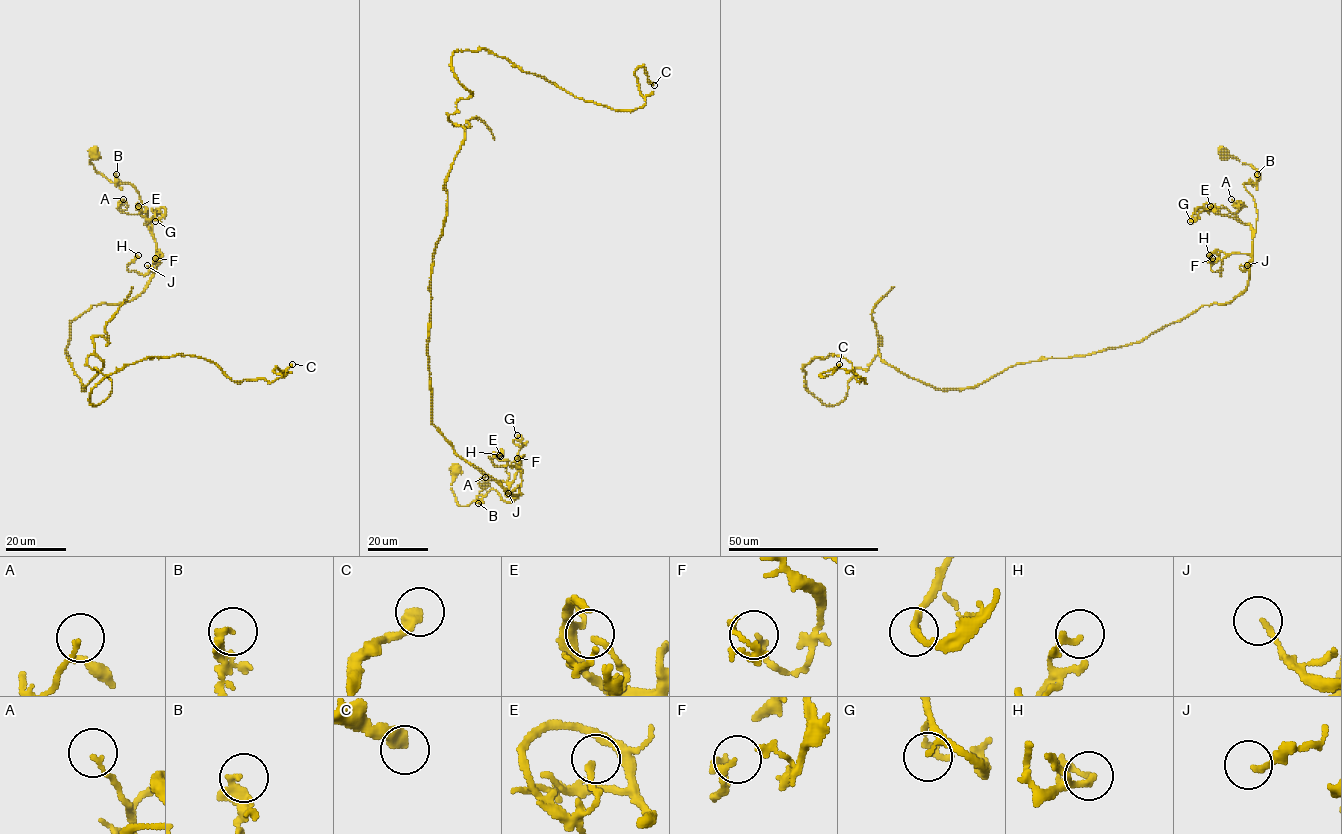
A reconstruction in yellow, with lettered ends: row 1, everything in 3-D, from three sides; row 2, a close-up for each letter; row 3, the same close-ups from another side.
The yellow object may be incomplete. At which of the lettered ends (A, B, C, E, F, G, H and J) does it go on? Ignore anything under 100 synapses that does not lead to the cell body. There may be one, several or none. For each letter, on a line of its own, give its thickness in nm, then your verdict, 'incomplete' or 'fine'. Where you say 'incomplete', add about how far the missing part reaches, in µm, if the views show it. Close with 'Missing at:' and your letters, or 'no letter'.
A: 130 nm | fine
B: 240 nm | fine
C: 380 nm | fine
E: 170 nm | fine
F: 160 nm | fine
G: 150 nm | fine
H: 170 nm | fine
J: 170 nm | fine
Missing at: no letter

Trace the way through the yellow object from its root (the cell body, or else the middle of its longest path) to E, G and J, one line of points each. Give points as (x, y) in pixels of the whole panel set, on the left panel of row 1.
E: (92, 154), (89, 162), (97, 172), (135, 188), (154, 235), (144, 224), (148, 211), (138, 206)
G: (92, 154), (89, 162), (97, 172), (135, 188), (154, 235), (144, 224), (157, 208), (162, 215), (155, 221)
J: (92, 154), (89, 162), (97, 172), (112, 182), (130, 183), (139, 195), (156, 246), (156, 270), (147, 265)

